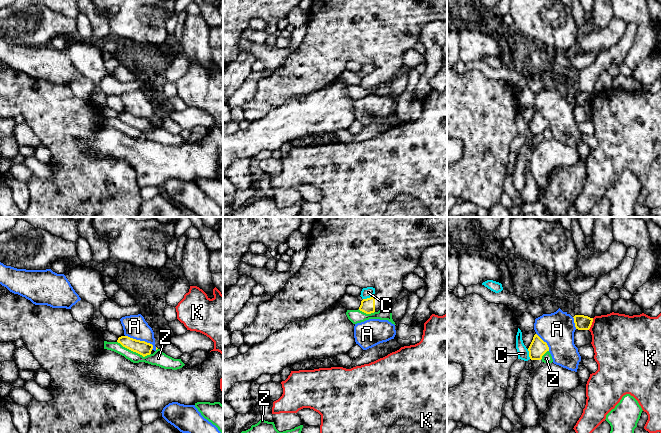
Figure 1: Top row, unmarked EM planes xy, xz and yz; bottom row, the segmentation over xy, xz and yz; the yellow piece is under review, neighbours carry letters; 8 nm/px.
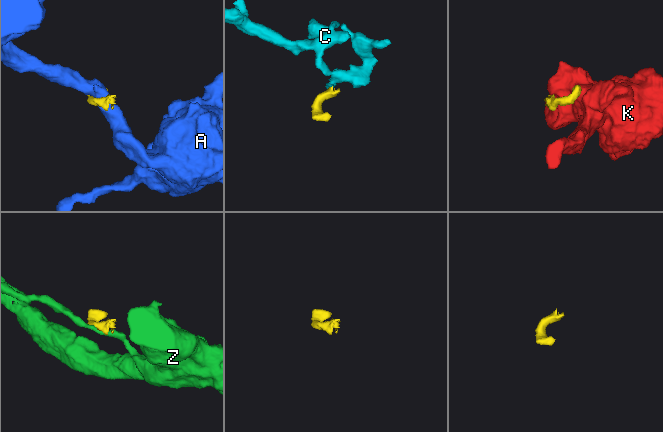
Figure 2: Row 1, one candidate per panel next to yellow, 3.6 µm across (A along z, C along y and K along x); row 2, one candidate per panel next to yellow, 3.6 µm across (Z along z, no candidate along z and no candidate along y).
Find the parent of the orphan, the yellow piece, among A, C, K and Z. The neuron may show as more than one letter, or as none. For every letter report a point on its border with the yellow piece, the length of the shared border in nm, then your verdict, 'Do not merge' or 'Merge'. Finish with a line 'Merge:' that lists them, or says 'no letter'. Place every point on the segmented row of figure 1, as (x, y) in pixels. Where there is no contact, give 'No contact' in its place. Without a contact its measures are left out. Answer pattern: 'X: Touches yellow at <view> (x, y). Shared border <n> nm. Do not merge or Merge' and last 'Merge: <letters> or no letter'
A: Touches yellow at xy (139, 340). Shared border 260 nm. Do not merge
C: Touches yellow at xz (368, 298). Shared border 100 nm. Do not merge
K: Touches yellow at yz (591, 324). Shared border 100 nm. Do not merge
Z: Touches yellow at xy (134, 351). Shared border 300 nm. Do not merge
Merge: no letter

